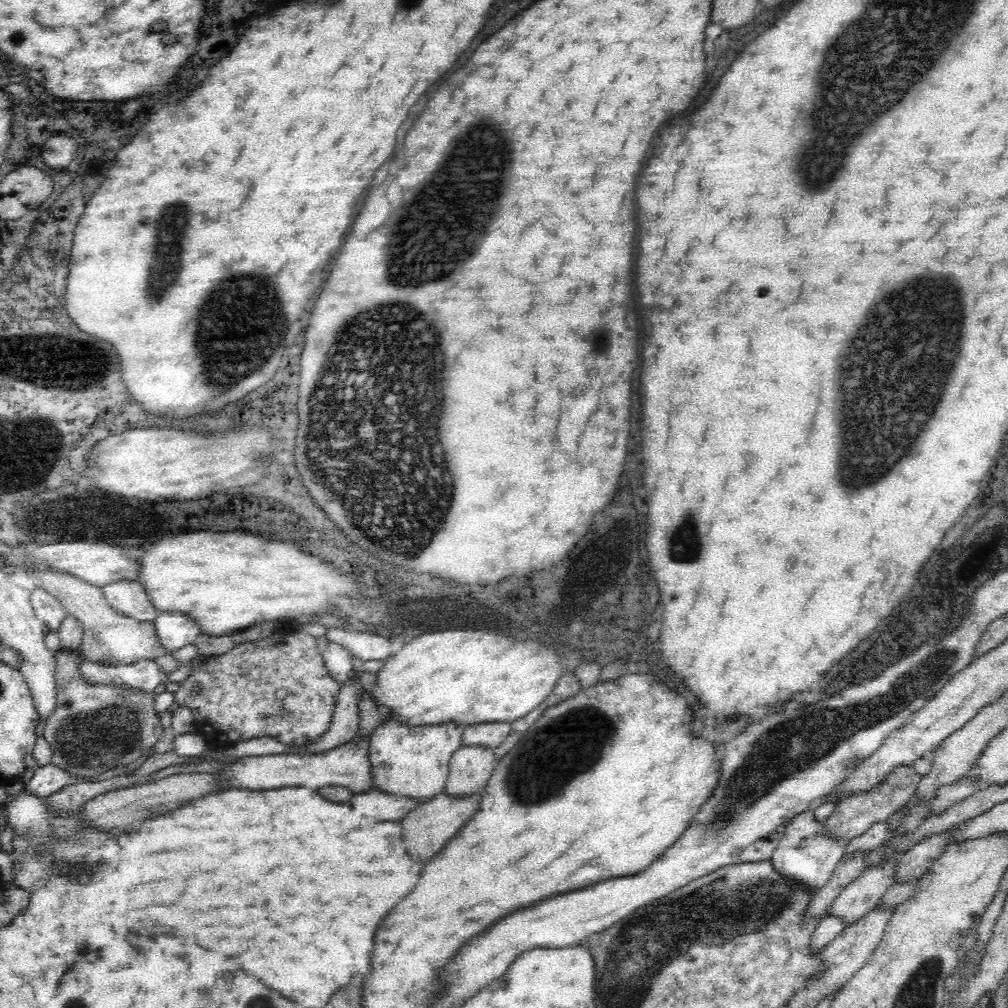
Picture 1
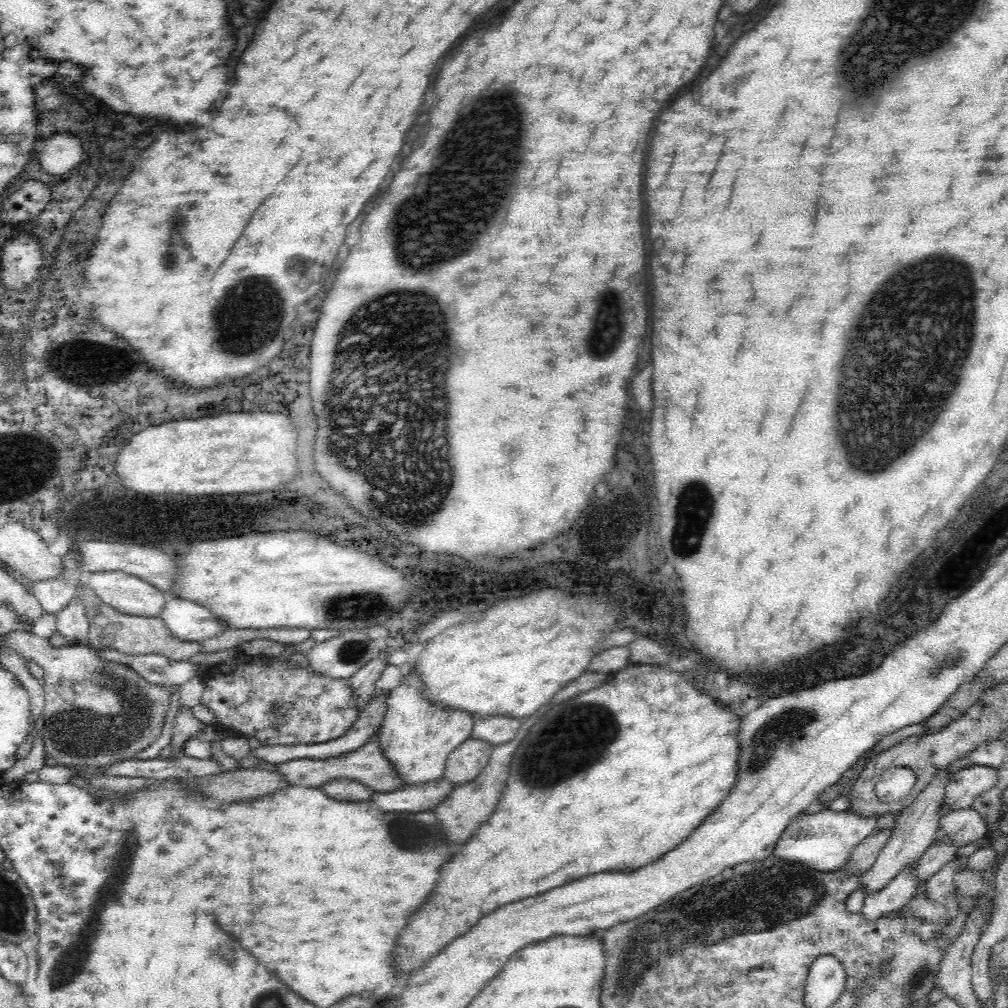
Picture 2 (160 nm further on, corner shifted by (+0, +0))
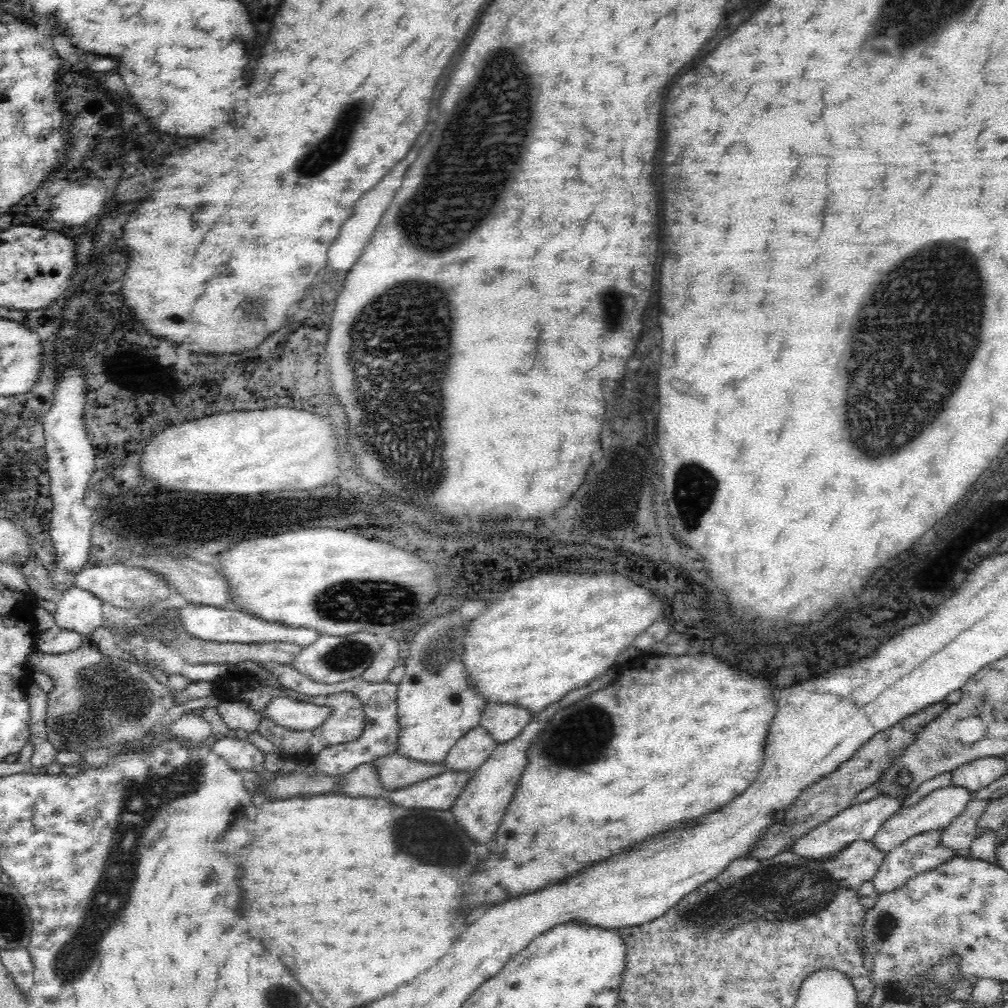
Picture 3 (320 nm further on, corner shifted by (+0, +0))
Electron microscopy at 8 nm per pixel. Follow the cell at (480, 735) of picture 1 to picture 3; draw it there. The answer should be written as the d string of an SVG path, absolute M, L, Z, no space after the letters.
M489 703L479 725L490 733L498 745L501 745L516 738L532 717L533 713L521 706Z

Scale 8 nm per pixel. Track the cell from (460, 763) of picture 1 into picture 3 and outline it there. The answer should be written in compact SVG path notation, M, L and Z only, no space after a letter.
M478 725L468 730L462 738L448 751L445 758L447 770L466 773L476 771L497 747L497 742L490 733Z

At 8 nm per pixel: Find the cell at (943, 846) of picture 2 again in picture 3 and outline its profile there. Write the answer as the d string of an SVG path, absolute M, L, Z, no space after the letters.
M971 799L966 808L954 818L941 834L941 843L960 854L967 853L972 841L977 836L977 822L984 814L991 800Z

